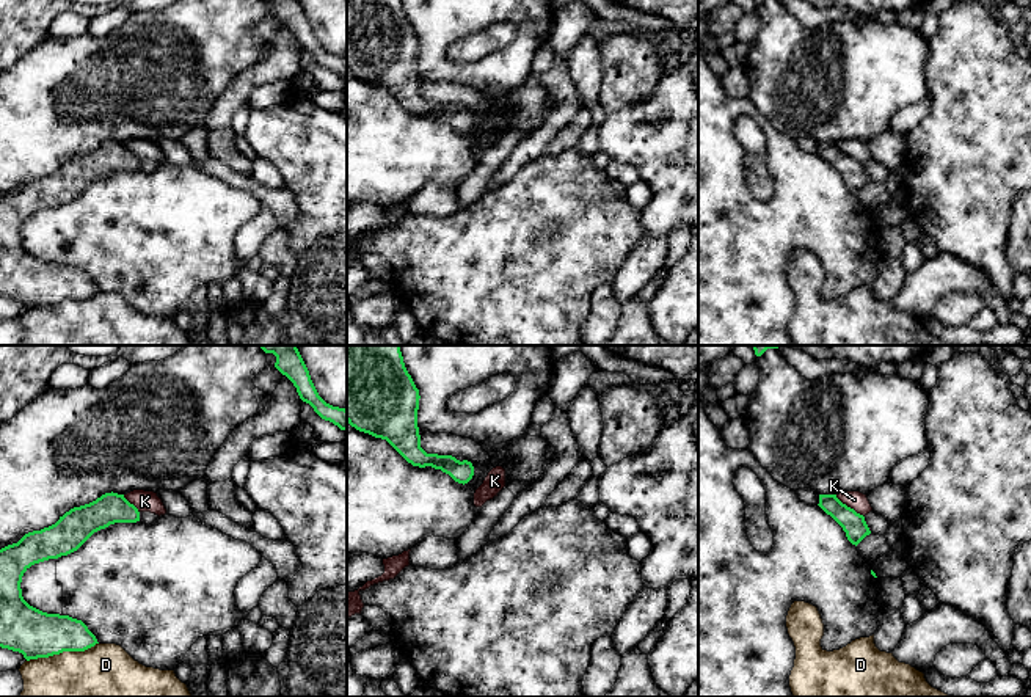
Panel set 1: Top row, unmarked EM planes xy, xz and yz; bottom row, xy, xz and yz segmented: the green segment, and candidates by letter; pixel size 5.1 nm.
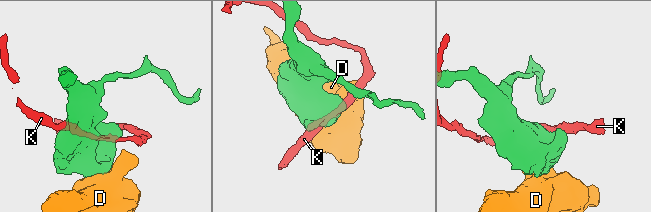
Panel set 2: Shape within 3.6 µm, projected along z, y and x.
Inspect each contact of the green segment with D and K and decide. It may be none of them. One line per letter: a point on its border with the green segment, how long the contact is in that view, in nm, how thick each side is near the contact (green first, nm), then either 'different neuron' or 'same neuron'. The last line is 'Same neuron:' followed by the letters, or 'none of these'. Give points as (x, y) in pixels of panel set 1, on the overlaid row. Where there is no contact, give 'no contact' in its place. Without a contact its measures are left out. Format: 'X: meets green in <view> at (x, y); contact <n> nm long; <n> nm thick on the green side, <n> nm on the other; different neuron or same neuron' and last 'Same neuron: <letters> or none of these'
D: meets green in xy at (61, 652); contact 380 nm long; 240 nm thick on the green side, 460 nm on the other; different neuron
K: meets green in yz at (849, 507); contact 190 nm long; 120 nm thick on the green side, 90 nm on the other; different neuron
Same neuron: none of these

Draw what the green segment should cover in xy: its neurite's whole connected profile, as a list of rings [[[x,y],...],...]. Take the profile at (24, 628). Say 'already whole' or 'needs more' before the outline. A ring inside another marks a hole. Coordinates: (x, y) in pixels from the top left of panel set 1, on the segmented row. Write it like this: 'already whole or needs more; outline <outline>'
already whole; outline [[[105,493],[96,501],[74,507],[60,520],[41,531],[25,534],[17,543],[0,549],[0,647],[24,655],[27,661],[49,658],[63,651],[85,651],[94,647],[96,636],[77,619],[47,614],[30,606],[22,597],[22,576],[35,564],[58,559],[77,551],[94,532],[115,523],[140,521],[138,509],[124,494]]]

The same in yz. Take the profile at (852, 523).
already whole; outline [[[819,494],[818,504],[827,515],[830,515],[846,532],[852,545],[858,545],[866,535],[871,534],[865,516],[854,509],[843,504],[836,494]]]

